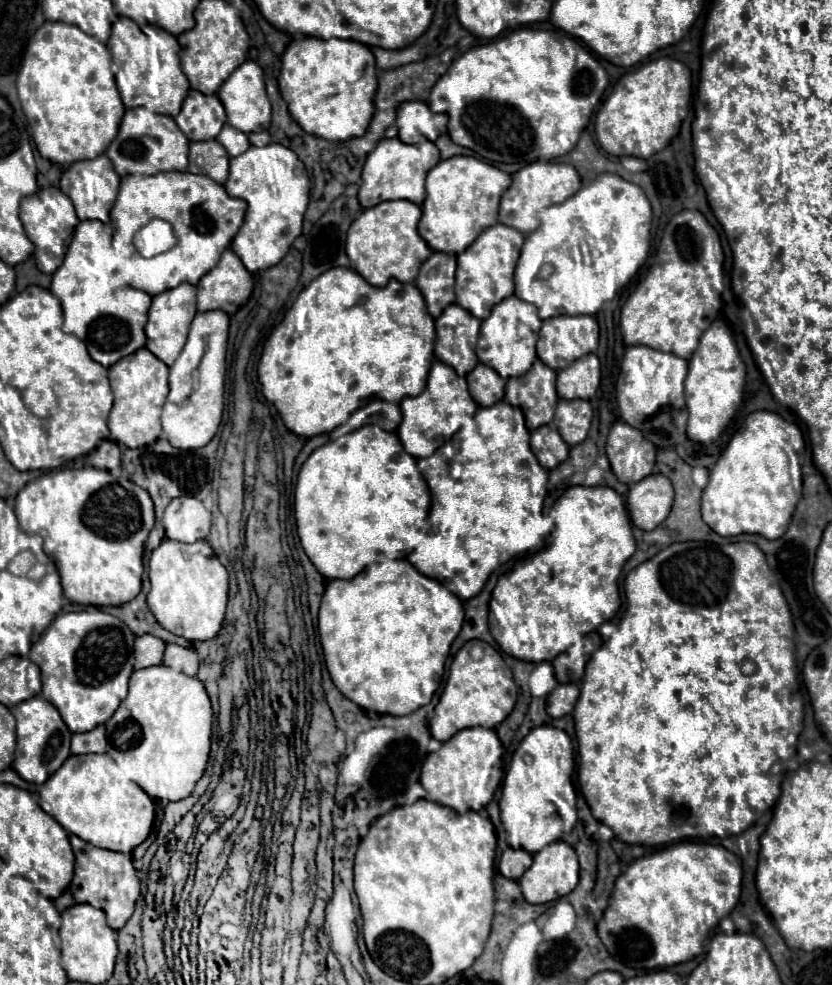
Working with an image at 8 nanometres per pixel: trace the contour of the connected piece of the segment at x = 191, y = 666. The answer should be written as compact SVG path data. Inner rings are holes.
M167 644L165 648L165 666L175 668L187 676L195 676L197 674L197 654L193 648L183 648L177 644Z

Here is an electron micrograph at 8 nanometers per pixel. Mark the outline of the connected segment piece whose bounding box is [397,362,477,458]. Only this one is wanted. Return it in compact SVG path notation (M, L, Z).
M435 362L429 370L427 378L427 388L421 392L417 398L405 398L401 402L401 412L403 412L403 422L397 430L401 444L405 450L415 456L415 458L425 458L431 456L439 446L451 440L451 436L461 428L463 420L467 416L473 416L477 410L475 400L469 394L465 378L457 376L455 370L443 362Z

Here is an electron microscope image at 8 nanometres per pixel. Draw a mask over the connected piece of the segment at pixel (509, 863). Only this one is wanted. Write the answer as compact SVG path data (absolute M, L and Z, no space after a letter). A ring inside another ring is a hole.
M507 848L501 856L501 862L499 862L499 870L503 876L511 878L511 880L519 880L519 876L531 866L531 854L527 850L513 850L513 848Z

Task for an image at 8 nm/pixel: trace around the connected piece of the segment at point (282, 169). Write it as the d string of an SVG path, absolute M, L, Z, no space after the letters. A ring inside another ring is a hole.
M267 144L263 148L251 146L247 152L231 158L231 168L229 168L229 178L225 182L225 190L229 196L235 196L235 198L241 198L247 202L245 222L239 228L231 248L241 258L241 262L245 264L245 268L249 272L271 268L287 254L293 240L301 234L303 214L309 204L309 188L311 188L311 184L309 184L305 164L297 158L297 154L293 150L285 148L283 144Z

